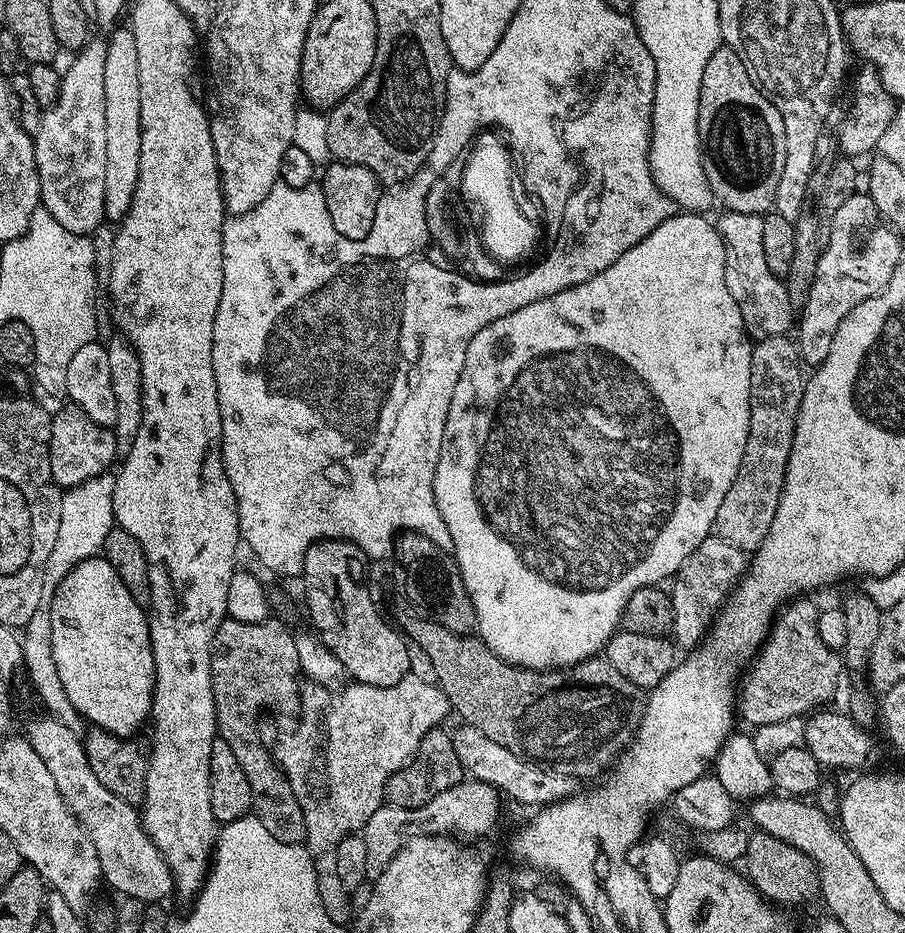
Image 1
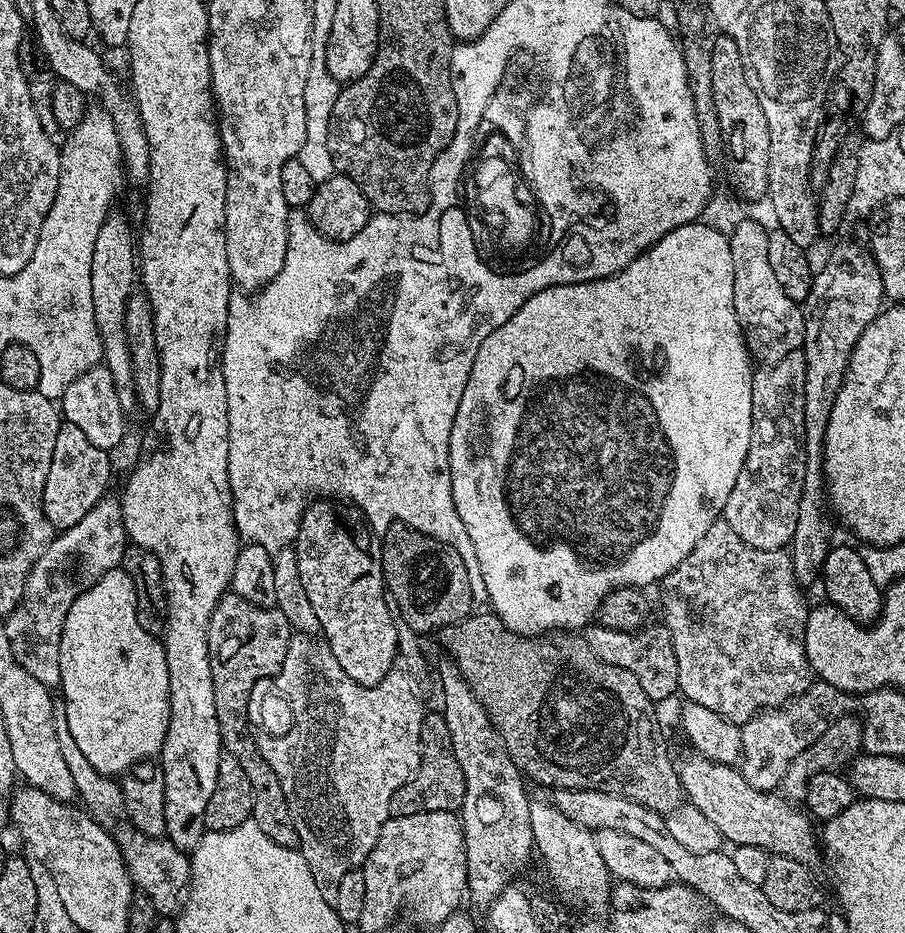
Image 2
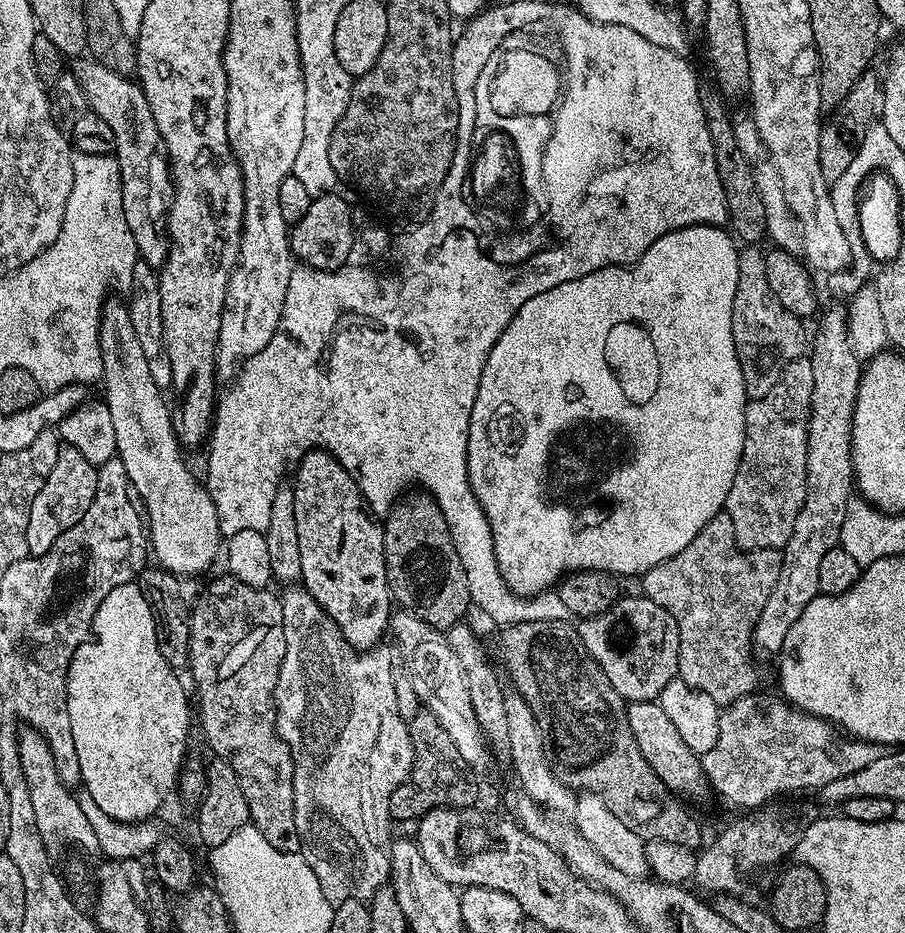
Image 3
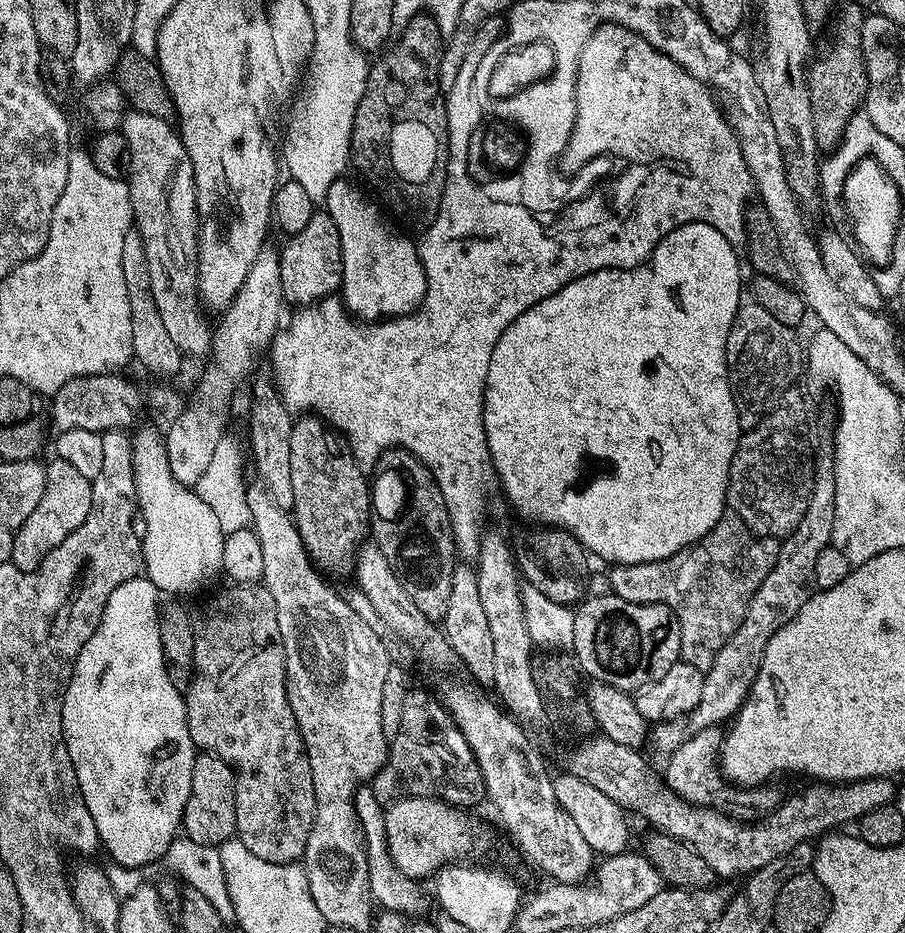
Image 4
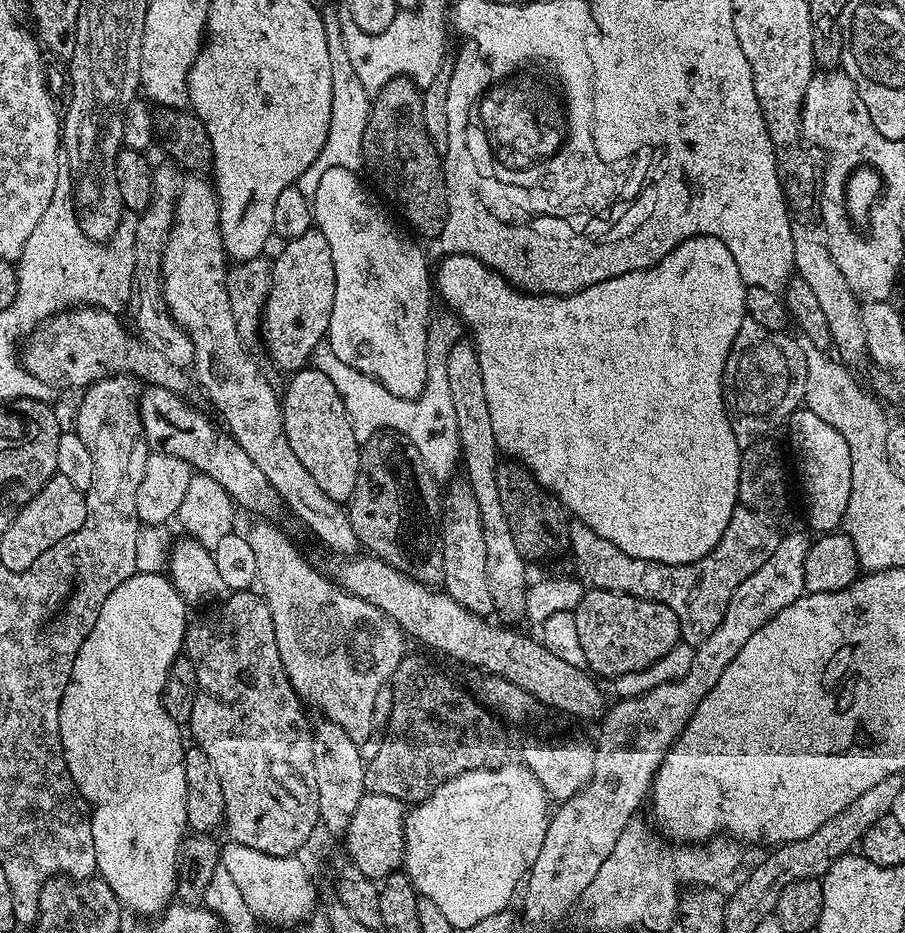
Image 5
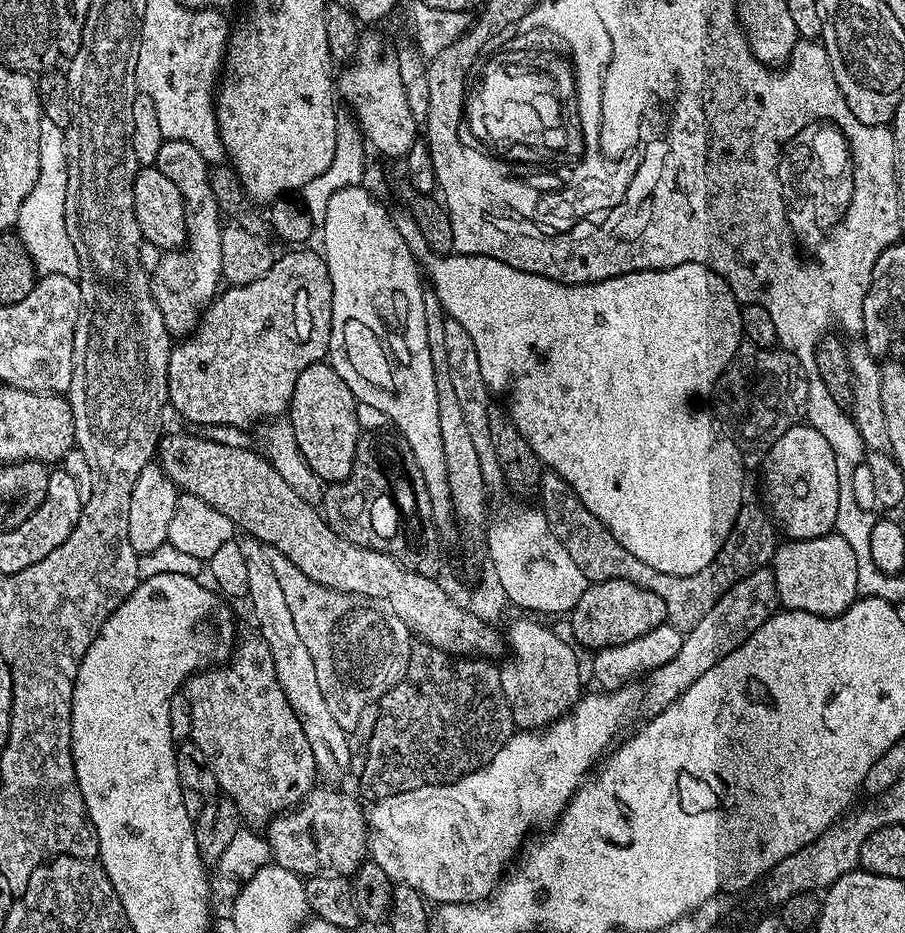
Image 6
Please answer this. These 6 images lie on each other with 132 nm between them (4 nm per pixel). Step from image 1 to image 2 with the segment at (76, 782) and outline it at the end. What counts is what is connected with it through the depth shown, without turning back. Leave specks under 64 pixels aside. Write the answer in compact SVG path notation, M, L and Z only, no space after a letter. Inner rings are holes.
M124 826L118 832L118 843L133 885L150 898L154 910L161 917L175 917L183 908L184 901L188 898L188 889L192 887L192 861L189 853L173 846L167 838L151 840L131 826Z

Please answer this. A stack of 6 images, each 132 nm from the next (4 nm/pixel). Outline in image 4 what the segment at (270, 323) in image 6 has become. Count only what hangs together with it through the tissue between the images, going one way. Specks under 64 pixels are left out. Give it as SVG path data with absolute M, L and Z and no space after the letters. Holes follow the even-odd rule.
M317 210L310 222L298 234L287 237L285 248L279 249L280 269L282 270L282 290L289 305L307 306L327 300L341 291L344 282L342 262L342 242L334 218L327 210Z

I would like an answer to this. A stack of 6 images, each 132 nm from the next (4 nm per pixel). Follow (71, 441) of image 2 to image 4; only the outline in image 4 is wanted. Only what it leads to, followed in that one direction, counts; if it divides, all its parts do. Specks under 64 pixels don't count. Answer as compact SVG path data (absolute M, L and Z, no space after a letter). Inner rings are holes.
M59 458L47 461L44 470L44 493L38 506L34 506L30 518L26 518L26 522L22 522L22 526L14 538L14 550L10 561L12 565L23 572L38 570L38 566L46 558L46 554L50 554L58 546L62 546L62 542L66 542L66 538L70 538L70 534L74 534L74 530L78 530L78 526L82 526L82 522L86 522L91 509L91 480L82 478L82 474L78 474L78 470L74 470L74 466L70 466L70 462Z

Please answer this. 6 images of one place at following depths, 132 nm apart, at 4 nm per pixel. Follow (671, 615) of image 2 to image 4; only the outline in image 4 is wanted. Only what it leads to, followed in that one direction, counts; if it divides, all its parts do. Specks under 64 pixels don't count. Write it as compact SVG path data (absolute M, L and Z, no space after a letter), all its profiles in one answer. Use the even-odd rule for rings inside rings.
M725 518L689 548L670 558L637 564L618 564L611 569L608 584L611 595L639 604L665 604L678 618L680 660L706 670L718 650L726 646L730 634L742 626L750 598L774 570L781 541L770 536L755 536L735 518Z

